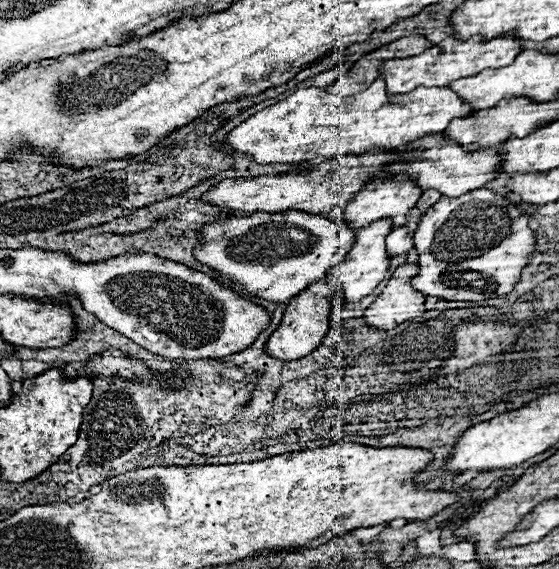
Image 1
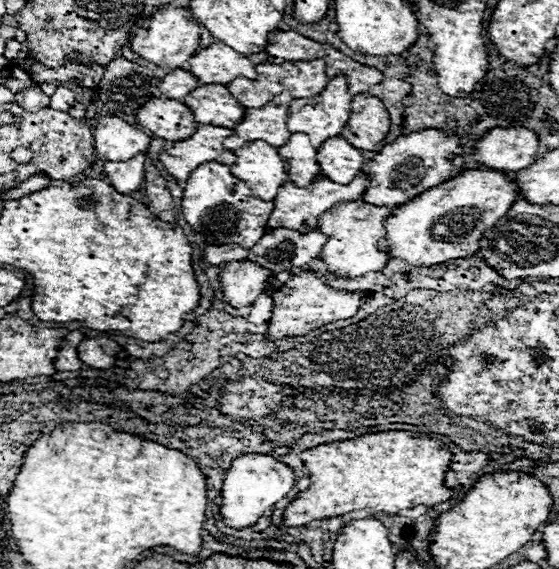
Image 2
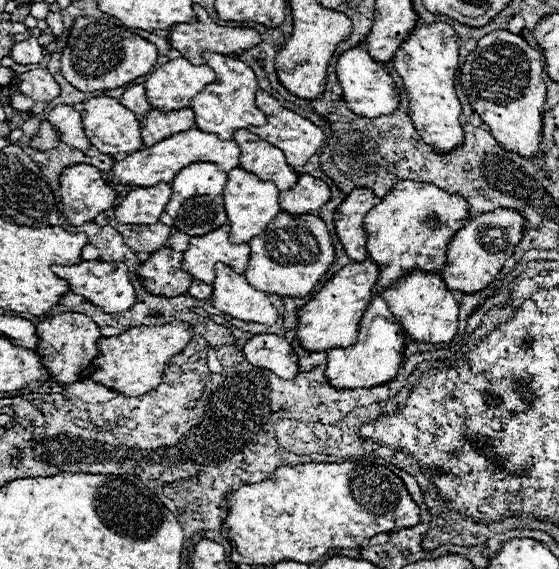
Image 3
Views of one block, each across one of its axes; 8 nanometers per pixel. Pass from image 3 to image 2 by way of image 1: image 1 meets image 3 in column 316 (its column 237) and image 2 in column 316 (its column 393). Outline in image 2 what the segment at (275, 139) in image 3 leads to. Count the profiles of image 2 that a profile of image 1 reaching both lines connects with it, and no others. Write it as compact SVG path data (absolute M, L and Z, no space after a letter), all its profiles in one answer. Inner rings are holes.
M334 76L334 78L328 80L326 88L320 94L312 96L312 98L292 102L290 112L288 112L288 130L308 134L312 146L318 148L324 140L342 134L342 128L346 126L346 122L350 118L350 104L352 104L352 96L348 94L346 78L344 76Z

